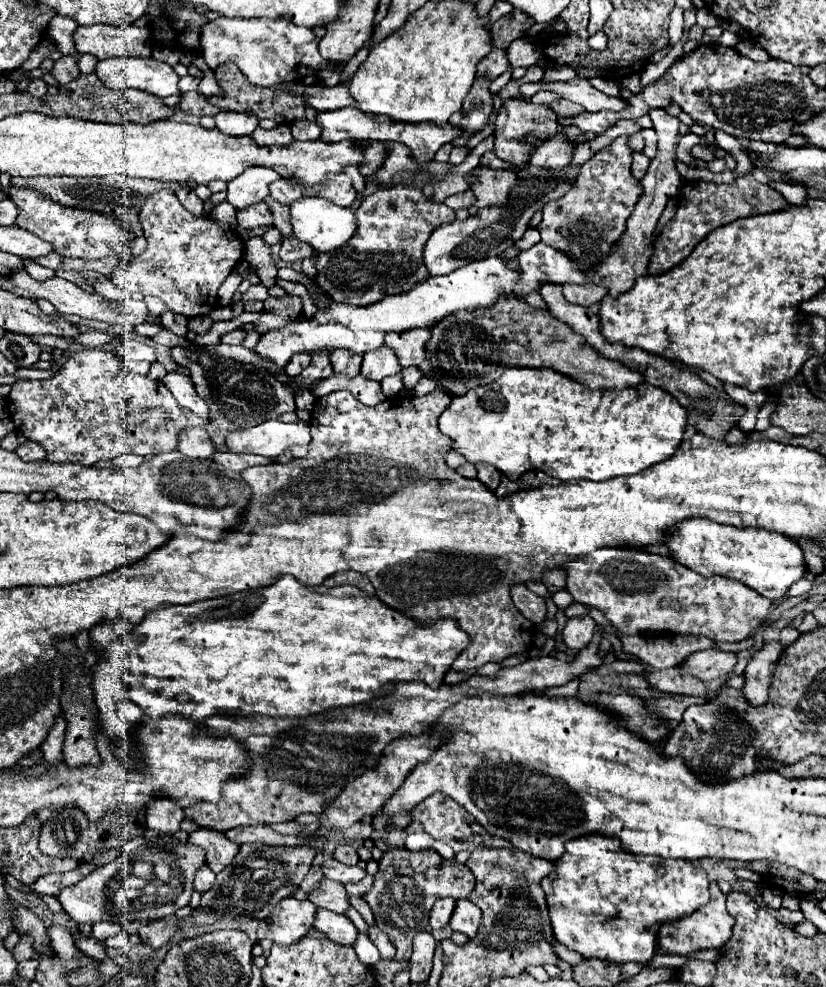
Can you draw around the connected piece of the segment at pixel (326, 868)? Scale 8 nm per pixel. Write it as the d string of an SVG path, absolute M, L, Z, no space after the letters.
M330 858L322 864L322 874L340 884L348 884L348 882L360 882L366 876L366 870L362 870L360 866L346 866L346 864Z

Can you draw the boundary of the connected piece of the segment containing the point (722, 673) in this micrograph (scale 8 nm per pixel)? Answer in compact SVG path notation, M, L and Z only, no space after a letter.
M702 650L696 654L690 654L680 664L680 674L694 676L702 682L718 680L730 676L732 668L736 666L736 654L734 652L722 652L722 650Z

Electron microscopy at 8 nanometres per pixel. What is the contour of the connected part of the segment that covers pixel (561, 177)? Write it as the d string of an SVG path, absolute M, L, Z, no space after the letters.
M526 164L518 170L518 182L512 186L512 192L506 204L496 208L482 208L476 216L466 220L454 220L450 224L442 224L432 232L426 248L424 248L424 262L432 276L454 272L464 264L498 256L506 248L514 246L516 240L522 238L530 220L536 210L542 210L548 202L560 200L574 184L580 174L580 166L564 166L564 168L538 168Z

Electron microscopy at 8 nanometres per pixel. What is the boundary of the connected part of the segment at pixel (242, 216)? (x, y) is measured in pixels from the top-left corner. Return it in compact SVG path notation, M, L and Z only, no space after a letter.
M252 204L236 212L236 222L240 228L258 228L258 226L272 226L272 216L268 216L266 204Z

